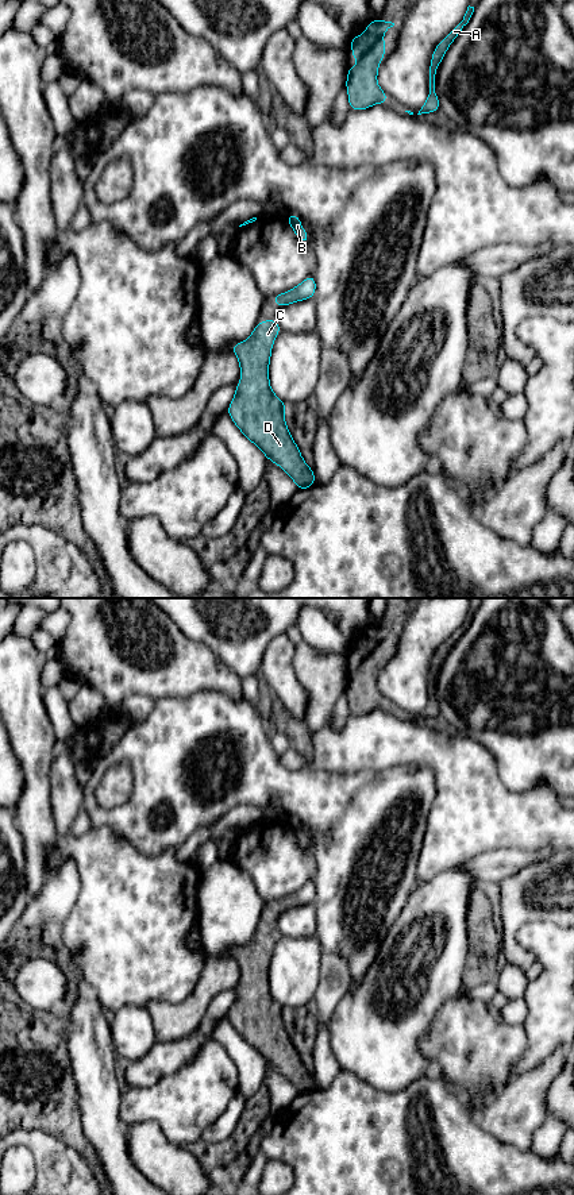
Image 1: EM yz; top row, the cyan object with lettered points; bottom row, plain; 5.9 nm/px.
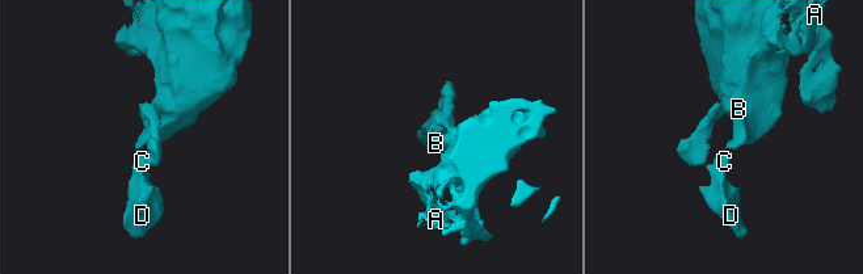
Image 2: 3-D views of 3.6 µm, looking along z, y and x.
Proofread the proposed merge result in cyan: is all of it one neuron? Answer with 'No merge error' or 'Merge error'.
No merge error

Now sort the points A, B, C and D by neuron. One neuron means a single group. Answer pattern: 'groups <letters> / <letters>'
groups A B C D

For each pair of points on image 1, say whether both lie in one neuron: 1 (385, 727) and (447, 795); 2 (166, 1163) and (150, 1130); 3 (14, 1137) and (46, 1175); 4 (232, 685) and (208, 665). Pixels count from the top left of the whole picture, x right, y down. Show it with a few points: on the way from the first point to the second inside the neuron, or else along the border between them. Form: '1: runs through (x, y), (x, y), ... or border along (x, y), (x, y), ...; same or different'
1: runs through (405, 741), (416, 744), (447, 775); same
2: runs through (158, 1155), (150, 1147), (150, 1138); same
3: runs through (26, 1138), (46, 1159), (46, 1163); same
4: runs through (227, 682), (214, 670); same

